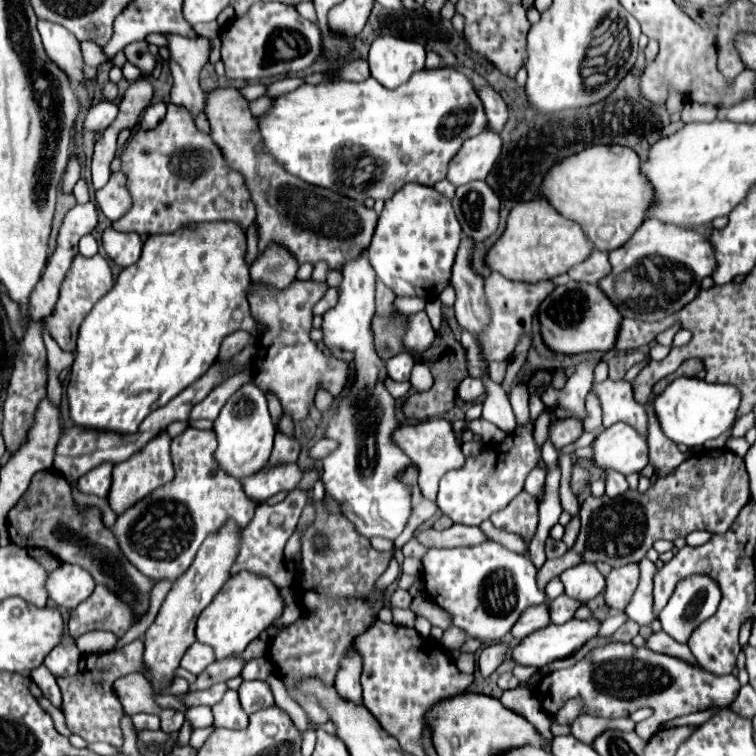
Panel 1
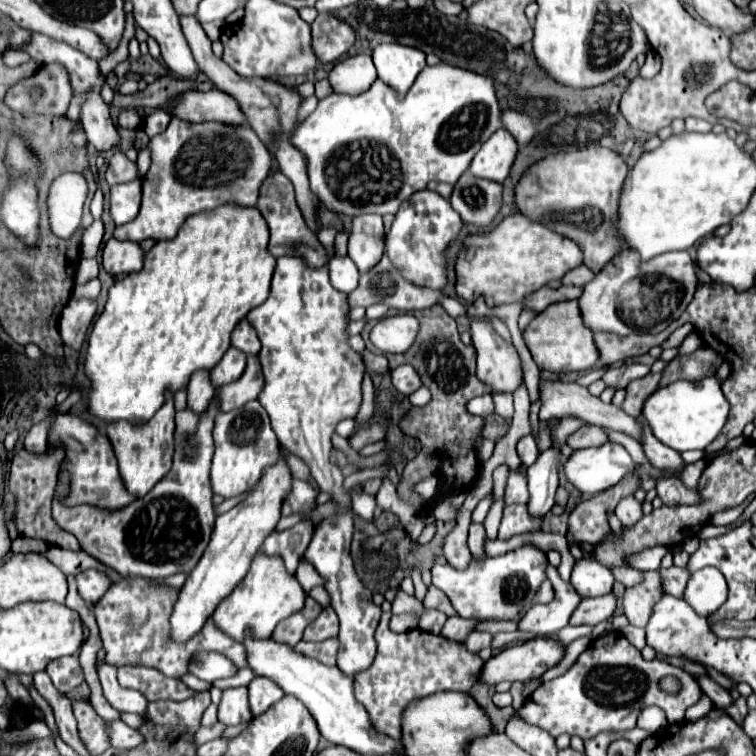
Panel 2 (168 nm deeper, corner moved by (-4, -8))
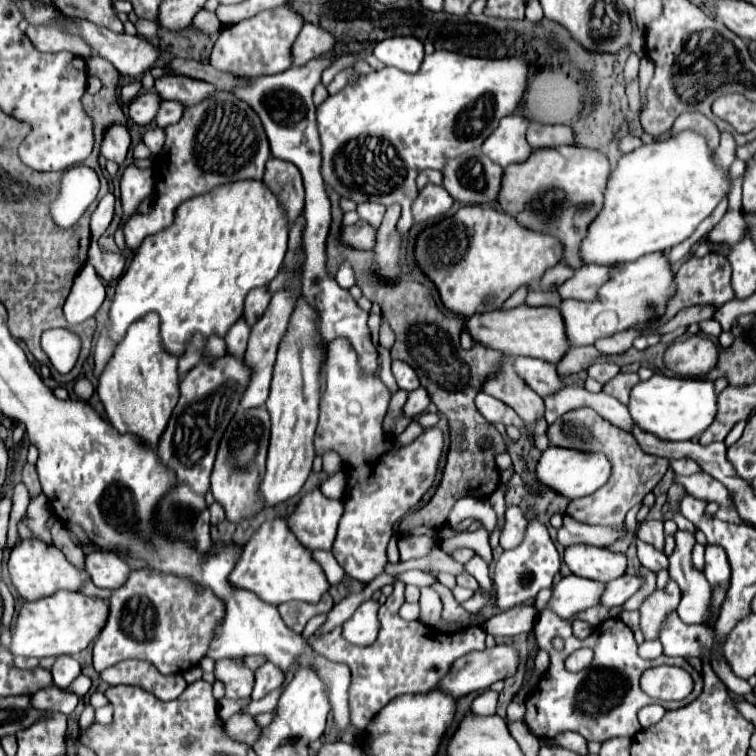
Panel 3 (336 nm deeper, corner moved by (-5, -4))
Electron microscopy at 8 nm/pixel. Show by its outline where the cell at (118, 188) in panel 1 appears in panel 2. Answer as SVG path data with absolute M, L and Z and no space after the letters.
M140 179L110 189L110 215L116 225L132 221L140 211Z

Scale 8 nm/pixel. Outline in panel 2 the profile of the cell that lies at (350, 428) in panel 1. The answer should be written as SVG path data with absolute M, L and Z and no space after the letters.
M380 215L352 217L348 257L356 263L360 273L372 269L384 253L384 227Z

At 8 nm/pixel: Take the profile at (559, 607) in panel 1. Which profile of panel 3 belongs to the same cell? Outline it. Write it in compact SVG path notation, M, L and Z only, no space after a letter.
M623 575L621 579L615 579L613 583L605 585L605 591L603 591L601 599L599 599L599 605L603 605L603 607L619 607L639 587L641 587L641 577L639 575Z

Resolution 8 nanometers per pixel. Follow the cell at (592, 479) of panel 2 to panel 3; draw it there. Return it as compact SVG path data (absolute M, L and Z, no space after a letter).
M549 445L547 451L541 455L539 465L537 465L537 477L543 485L551 487L553 491L569 497L569 499L579 499L585 495L591 495L603 483L609 481L611 477L611 461L603 453L591 453L591 451L577 451L577 449L565 449L565 447L555 447Z

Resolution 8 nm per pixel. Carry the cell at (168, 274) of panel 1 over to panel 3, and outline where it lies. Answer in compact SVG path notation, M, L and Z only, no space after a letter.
M229 183L217 187L197 199L187 199L177 209L173 227L153 235L139 245L137 255L117 283L115 297L107 317L107 337L117 347L129 325L143 319L147 313L157 313L161 323L161 347L173 357L183 357L189 343L199 333L205 341L209 337L225 337L233 323L241 319L243 301L247 293L255 287L269 285L287 253L287 227L281 209L277 207L277 197L263 183Z

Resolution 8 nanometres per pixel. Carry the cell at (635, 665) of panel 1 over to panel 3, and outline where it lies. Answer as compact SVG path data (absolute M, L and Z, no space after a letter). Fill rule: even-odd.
M541 611L539 619L535 623L535 635L537 635L537 641L541 643L541 649L549 651L549 655L551 655L551 665L549 665L547 673L541 677L535 691L525 701L527 711L525 711L523 721L525 721L527 729L537 737L557 735L561 731L575 731L575 733L581 733L587 741L599 741L599 743L603 743L605 739L611 739L611 737L633 737L637 733L637 713L641 707L649 705L649 703L661 703L665 709L679 709L679 707L689 705L703 689L701 675L685 659L673 659L667 655L663 655L655 661L641 659L637 655L637 643L633 639L633 631L621 619L607 619L607 621L599 623L593 629L593 633L581 641L581 639L573 637L571 627L565 619L557 619L557 615L549 615L549 611ZM555 637L561 637L565 641L563 651L553 647ZM581 647L593 649L595 657L587 669L583 669L579 673L569 673L563 663L569 657L569 653L573 653ZM657 665L675 665L675 667L687 669L695 681L691 695L683 701L651 699L639 687L639 679L645 669L657 667Z

